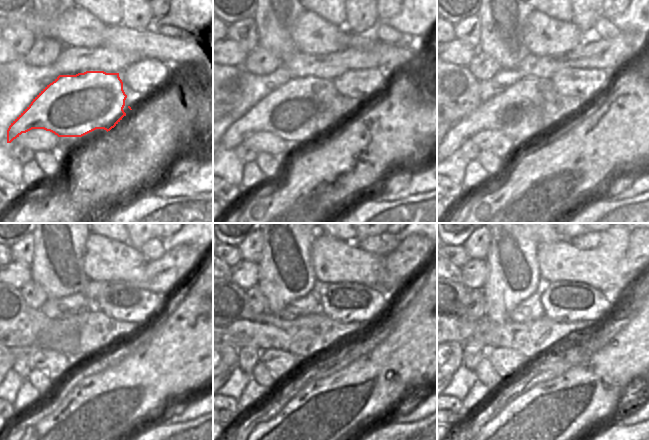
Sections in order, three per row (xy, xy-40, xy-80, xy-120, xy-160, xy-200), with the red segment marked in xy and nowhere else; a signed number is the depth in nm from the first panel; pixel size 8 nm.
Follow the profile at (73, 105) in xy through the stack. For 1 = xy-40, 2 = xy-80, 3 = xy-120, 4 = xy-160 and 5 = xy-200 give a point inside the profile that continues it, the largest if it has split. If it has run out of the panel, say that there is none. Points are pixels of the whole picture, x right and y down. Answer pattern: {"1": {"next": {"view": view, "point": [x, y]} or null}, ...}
{"1": {"next": {"view": "xy-40", "point": [303, 108]}}, "2": {"next": {"view": "xy-80", "point": [521, 111]}}, "3": {"next": {"view": "xy-120", "point": [31, 329]}}, "4": {"next": {"view": "xy-160", "point": [255, 329]}}, "5": {"next": {"view": "xy-200", "point": [485, 328]}}}

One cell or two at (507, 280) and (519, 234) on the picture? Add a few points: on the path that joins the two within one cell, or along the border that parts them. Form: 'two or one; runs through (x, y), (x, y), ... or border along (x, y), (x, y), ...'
one; runs through (513, 269), (513, 245)

